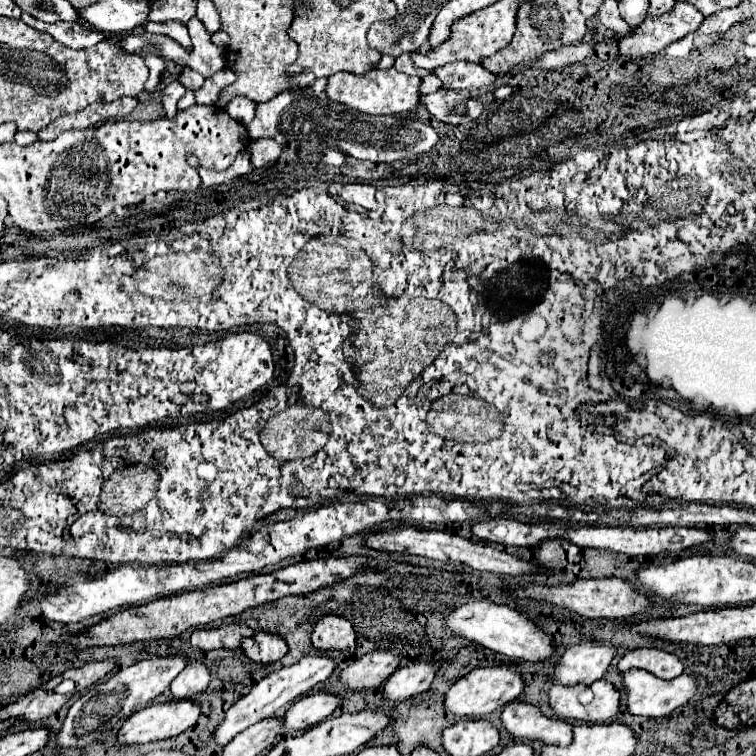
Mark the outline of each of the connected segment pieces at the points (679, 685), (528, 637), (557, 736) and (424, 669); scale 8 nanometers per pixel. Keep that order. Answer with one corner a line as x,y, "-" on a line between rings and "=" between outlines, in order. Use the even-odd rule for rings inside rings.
633,669
621,673
623,687
627,691
627,711
643,717
665,717
679,705
685,705
695,695
693,675
679,675
677,679
665,681
655,675
=
469,601
453,611
447,613
443,625
455,635
469,639
481,647
487,647
495,653
507,655
511,659
523,659
523,661
543,661
553,655
553,641
551,637
541,631
533,621
529,621
525,615
515,611
507,605
495,605
489,601
=
513,701
501,713
503,727
519,741
541,741
565,747
571,743
571,725
563,719
549,719
537,707
=
413,663
409,667
399,667
383,685
383,699
395,705
411,699
429,689
435,677
433,663

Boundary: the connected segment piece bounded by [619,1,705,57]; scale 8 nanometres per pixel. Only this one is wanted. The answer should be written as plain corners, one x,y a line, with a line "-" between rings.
677,1
673,11
667,11
659,17
645,17
639,31
625,36
619,43
621,55
643,57
661,51
673,41
683,39
687,33
697,31
705,17
691,5

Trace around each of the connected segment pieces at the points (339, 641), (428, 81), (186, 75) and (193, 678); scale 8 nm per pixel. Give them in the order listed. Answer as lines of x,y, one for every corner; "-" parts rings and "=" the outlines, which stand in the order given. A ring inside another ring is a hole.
327,615
323,617
313,631
313,645
317,651
339,651
339,653
353,653
355,643
355,631
351,623
343,617
=
429,73
429,75
425,75
425,77
421,79
421,91
423,91
423,93
437,91
439,87
441,87
441,81
439,81
439,77
433,75
433,73
=
183,69
177,79
179,79
187,89
191,89
191,91
201,89
201,87
203,87
203,81
205,81
201,75
197,75
197,71
189,71
189,69
=
201,663
187,665
171,683
171,701
191,699
197,693
203,693
209,685
209,669

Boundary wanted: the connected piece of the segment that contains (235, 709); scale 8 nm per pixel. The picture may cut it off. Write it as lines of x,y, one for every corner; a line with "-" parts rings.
303,657
301,661
297,661
295,665
289,665
289,667
283,667
283,669
277,669
273,673
269,673
267,677
263,677
253,689
249,695
241,697
223,717
223,721
213,729
211,737
213,741
217,741
217,745
225,747
237,733
245,731
247,727
263,721
263,719
269,719
273,715
277,715
283,707
291,705
299,695
305,695
307,691
311,691
317,683
323,683
331,671
335,669
335,663
329,659
329,657

